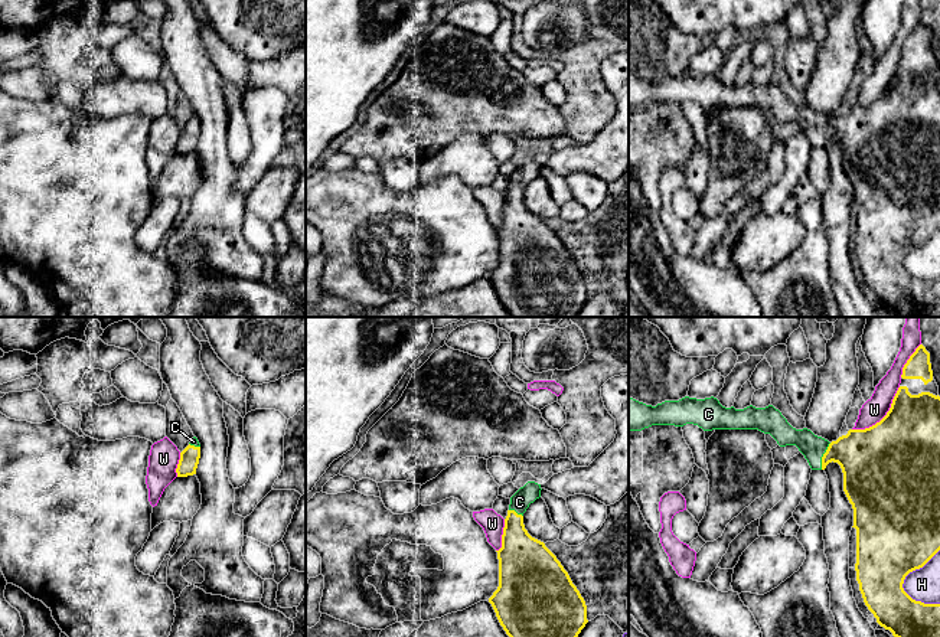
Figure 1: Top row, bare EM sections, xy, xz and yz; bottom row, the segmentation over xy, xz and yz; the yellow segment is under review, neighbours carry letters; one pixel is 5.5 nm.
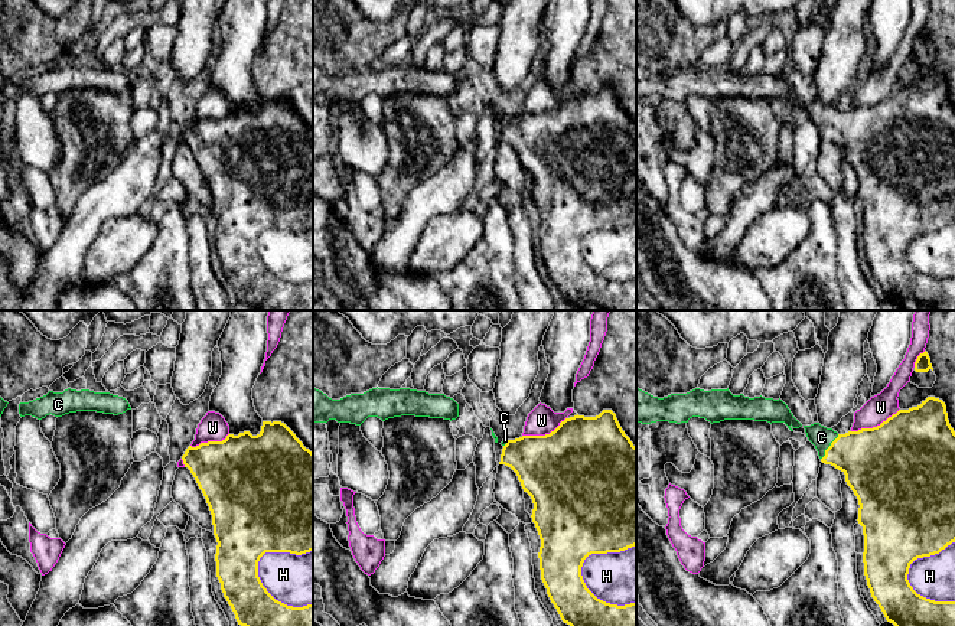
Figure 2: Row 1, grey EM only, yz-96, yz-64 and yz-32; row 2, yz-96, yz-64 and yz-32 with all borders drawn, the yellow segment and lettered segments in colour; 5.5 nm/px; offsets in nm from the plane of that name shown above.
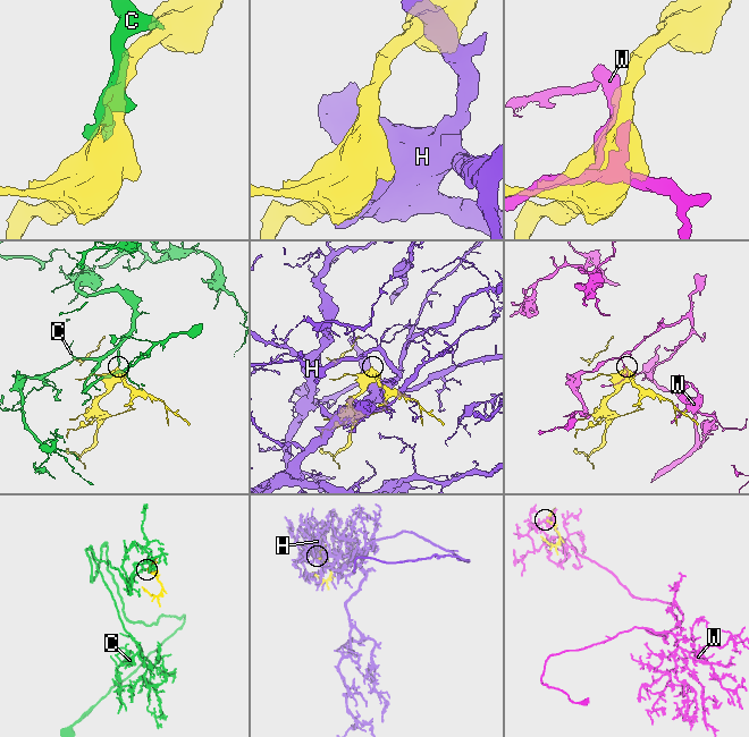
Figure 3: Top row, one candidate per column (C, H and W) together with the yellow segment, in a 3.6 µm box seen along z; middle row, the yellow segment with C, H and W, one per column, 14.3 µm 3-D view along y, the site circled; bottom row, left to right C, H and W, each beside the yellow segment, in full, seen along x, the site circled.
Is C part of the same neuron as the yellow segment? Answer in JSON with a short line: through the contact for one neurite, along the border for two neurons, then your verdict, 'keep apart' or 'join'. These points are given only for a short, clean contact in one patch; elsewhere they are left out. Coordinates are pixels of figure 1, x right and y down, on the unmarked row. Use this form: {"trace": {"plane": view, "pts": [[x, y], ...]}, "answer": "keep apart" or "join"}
{"trace": {"plane": "yz", "pts": [[868, 136], [859, 133], [823, 133], [813, 124]]}, "answer": "join"}

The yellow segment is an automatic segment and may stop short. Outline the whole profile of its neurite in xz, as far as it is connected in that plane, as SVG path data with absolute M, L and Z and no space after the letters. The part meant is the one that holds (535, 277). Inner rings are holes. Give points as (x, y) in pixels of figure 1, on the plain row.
M528 159L510 174L502 212L502 225L496 228L499 236L499 264L489 275L489 280L500 303L512 317L575 317L588 300L585 278L557 233L544 219L532 215L523 202L523 190L531 180L541 174L541 167L541 161Z

